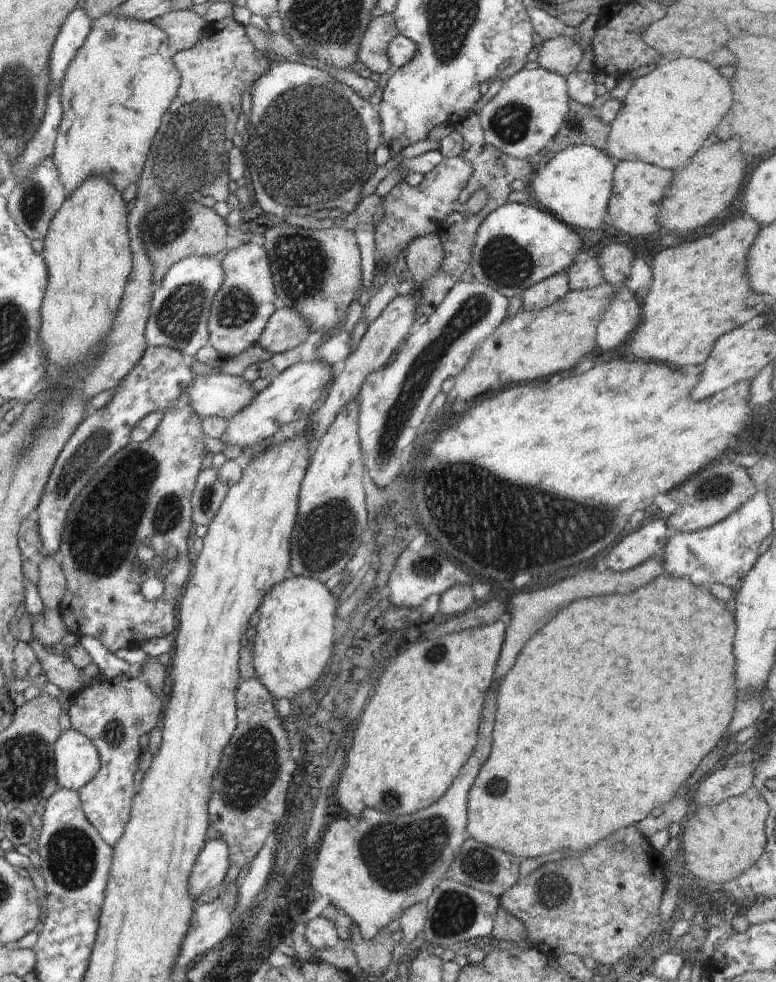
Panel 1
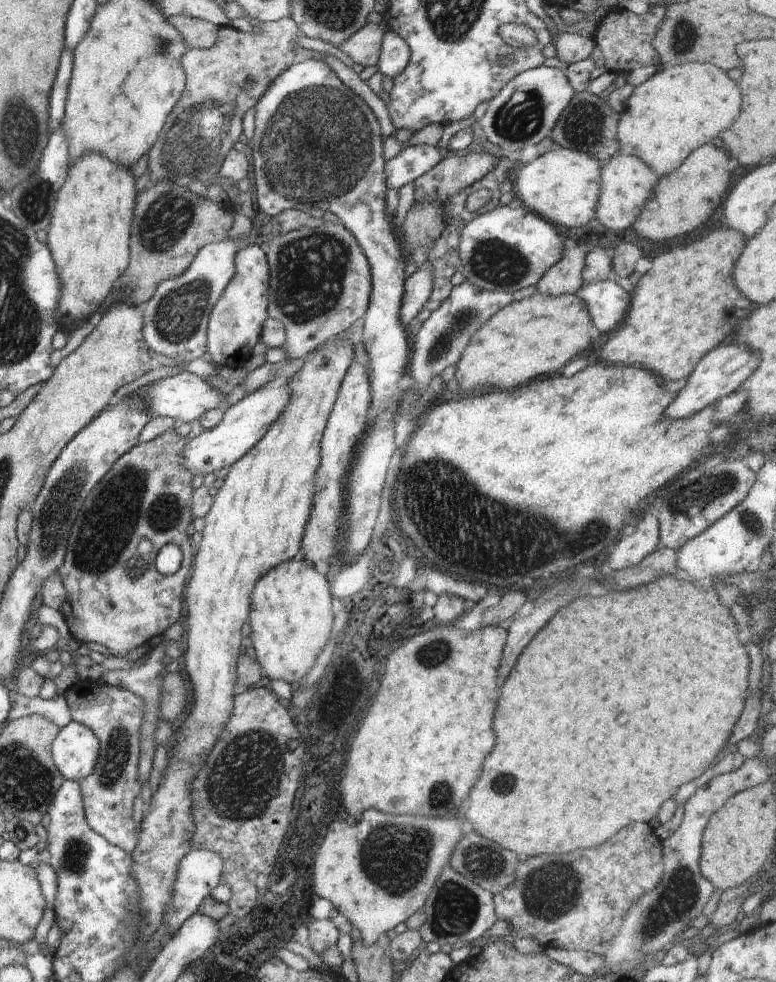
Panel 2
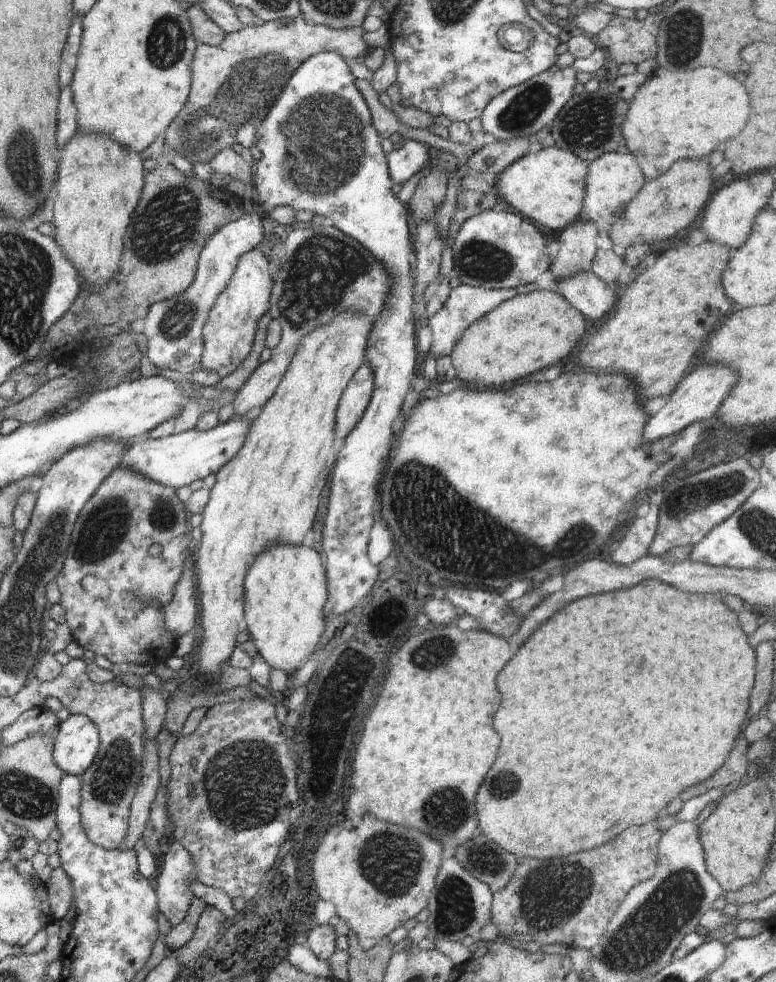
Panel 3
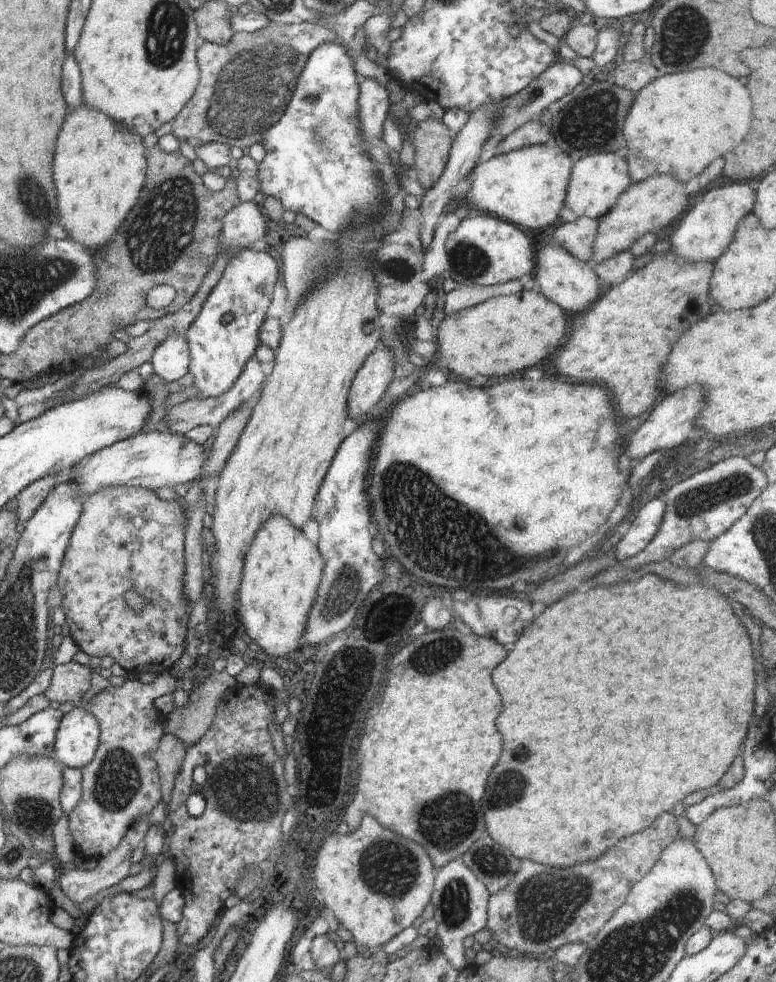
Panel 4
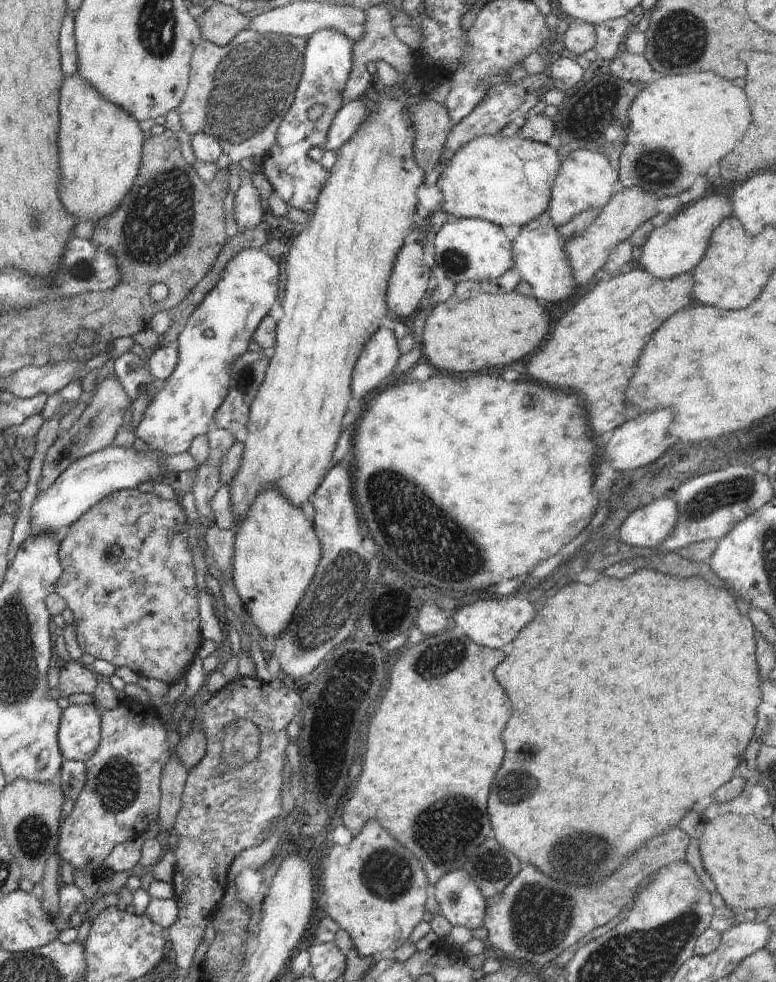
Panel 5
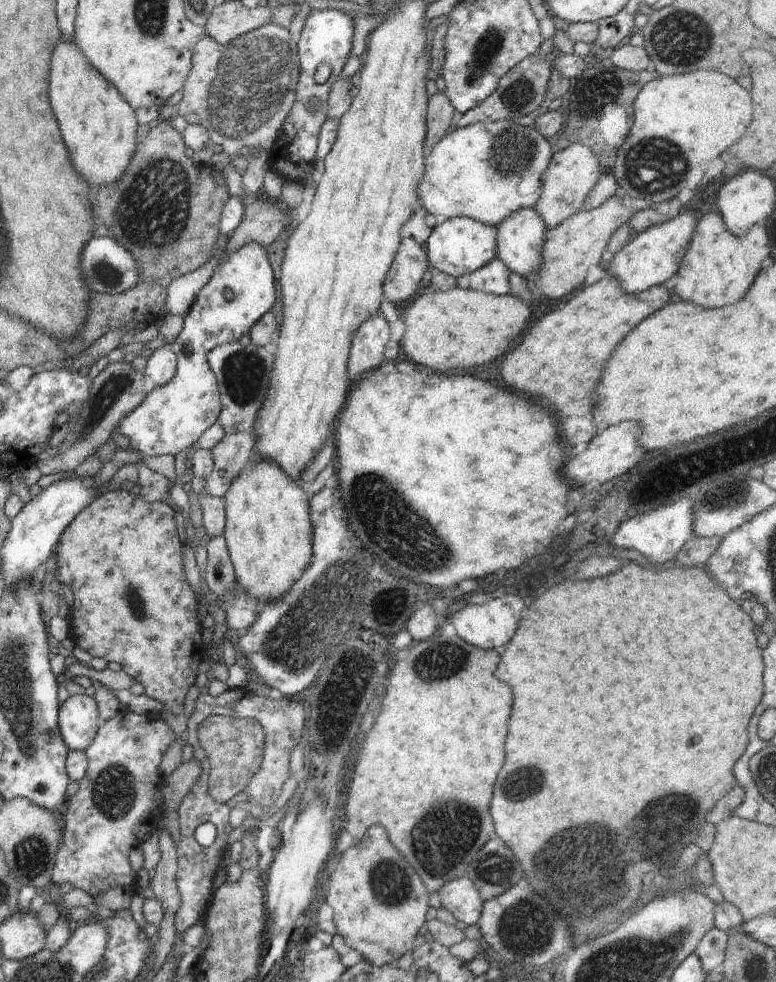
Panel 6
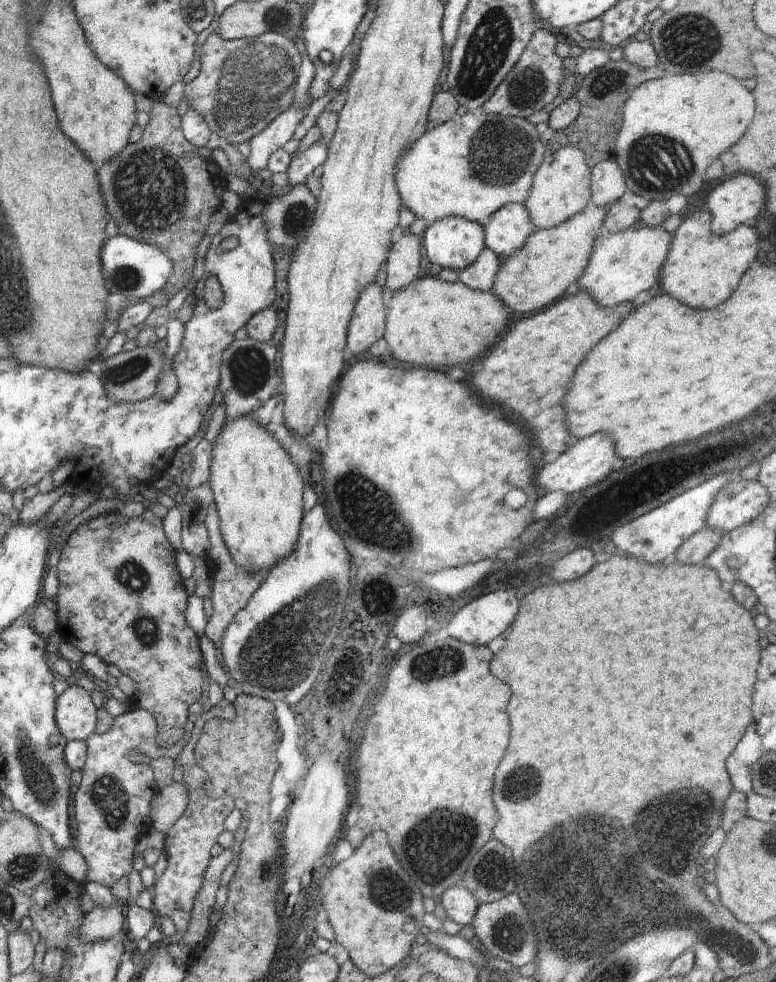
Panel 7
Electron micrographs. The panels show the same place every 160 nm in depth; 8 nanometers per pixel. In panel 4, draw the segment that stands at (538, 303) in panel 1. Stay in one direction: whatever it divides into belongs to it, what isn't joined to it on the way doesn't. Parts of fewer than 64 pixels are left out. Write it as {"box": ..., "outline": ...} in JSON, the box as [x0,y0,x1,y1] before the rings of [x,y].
{"box":[554,217,599,263],"outline":[[[578,217],[577,220],[563,223],[554,232],[556,244],[564,247],[572,256],[591,263],[593,258],[593,246],[599,221],[590,217]]]}

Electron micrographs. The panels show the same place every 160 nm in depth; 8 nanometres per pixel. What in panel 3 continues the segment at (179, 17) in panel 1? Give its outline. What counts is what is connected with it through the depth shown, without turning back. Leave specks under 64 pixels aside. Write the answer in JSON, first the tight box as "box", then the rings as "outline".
{"box":[185,3,225,47],"outline":[[[198,3],[185,6],[185,11],[198,45],[215,47],[224,40],[225,32],[211,18],[208,18],[207,14],[204,14]]]}

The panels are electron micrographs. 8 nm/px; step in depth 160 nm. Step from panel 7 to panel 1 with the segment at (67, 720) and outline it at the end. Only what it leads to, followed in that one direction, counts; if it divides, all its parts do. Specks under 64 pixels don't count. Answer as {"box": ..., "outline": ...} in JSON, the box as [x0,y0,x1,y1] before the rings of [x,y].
{"box":[55,729,100,792],"outline":[[[74,729],[62,732],[56,739],[55,775],[62,789],[78,792],[100,770],[100,759],[91,739]]]}

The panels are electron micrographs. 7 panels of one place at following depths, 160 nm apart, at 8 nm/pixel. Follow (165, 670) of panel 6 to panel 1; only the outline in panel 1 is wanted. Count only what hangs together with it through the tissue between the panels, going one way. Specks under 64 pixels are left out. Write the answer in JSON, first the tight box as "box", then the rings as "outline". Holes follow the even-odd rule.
{"box":[58,391,206,653],"outline":[[[182,391],[169,409],[162,413],[160,424],[147,441],[129,442],[92,475],[71,502],[61,534],[58,557],[67,580],[67,591],[62,599],[63,606],[59,608],[60,613],[65,617],[70,633],[78,637],[93,636],[111,653],[118,652],[120,648],[140,648],[143,642],[151,638],[172,635],[176,630],[176,602],[182,600],[183,589],[193,568],[188,559],[194,531],[191,492],[202,470],[206,439],[201,427],[203,418],[191,407],[188,391]],[[146,538],[150,538],[150,547],[154,549],[157,559],[166,562],[164,556],[169,546],[173,546],[177,552],[174,563],[164,572],[162,598],[152,601],[146,600],[140,591],[145,572],[141,564],[136,566],[136,550]]]}

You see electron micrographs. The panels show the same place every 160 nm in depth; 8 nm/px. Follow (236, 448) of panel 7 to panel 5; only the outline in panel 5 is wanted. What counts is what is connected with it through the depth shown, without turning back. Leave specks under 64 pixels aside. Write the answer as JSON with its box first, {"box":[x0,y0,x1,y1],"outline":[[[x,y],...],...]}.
{"box":[232,488,321,638],"outline":[[[266,488],[256,496],[250,506],[250,512],[244,516],[242,522],[235,524],[234,555],[232,560],[233,580],[236,592],[244,604],[243,608],[250,618],[257,636],[272,636],[278,638],[286,632],[288,622],[296,610],[296,604],[302,600],[304,592],[308,590],[312,578],[318,568],[321,552],[318,538],[316,537],[313,522],[310,522],[301,507],[294,506],[278,488]]]}

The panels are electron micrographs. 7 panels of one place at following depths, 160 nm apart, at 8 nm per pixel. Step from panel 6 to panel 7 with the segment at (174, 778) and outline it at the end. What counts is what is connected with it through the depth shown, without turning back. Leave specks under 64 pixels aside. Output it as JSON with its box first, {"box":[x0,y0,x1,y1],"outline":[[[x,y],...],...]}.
{"box":[150,781,188,836],"outline":[[[182,781],[173,782],[170,786],[159,789],[150,802],[152,828],[166,836],[174,822],[184,815],[187,805],[188,790]]]}

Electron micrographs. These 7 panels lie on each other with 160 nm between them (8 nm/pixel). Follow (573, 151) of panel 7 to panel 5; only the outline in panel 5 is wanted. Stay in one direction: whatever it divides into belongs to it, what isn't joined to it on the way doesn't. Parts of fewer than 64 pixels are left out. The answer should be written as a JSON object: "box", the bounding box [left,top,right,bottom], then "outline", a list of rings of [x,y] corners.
{"box":[547,150,619,226],"outline":[[[591,150],[569,152],[552,187],[550,206],[547,210],[552,220],[560,226],[570,222],[576,215],[588,209],[600,209],[613,197],[615,182],[619,173],[610,165],[610,159],[602,153]]]}

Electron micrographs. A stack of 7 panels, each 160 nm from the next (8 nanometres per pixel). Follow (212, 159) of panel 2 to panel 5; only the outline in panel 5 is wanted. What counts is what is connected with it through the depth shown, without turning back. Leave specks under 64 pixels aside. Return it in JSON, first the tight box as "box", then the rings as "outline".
{"box":[176,29,307,163],"outline":[[[250,29],[241,30],[224,48],[203,39],[193,52],[187,93],[176,110],[184,130],[190,136],[198,133],[213,136],[234,163],[267,153],[275,145],[280,122],[294,102],[303,71],[306,45],[307,38],[304,37],[259,33]]]}

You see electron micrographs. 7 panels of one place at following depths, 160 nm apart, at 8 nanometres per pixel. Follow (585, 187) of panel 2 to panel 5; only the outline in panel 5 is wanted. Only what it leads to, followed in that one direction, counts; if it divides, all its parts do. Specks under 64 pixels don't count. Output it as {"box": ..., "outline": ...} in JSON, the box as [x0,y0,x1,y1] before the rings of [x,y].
{"box":[436,134,560,227],"outline":[[[496,134],[475,138],[453,154],[447,169],[438,177],[436,185],[444,194],[438,210],[447,212],[452,219],[472,217],[487,220],[501,227],[523,227],[549,209],[552,187],[560,167],[558,150],[547,143],[531,141],[518,134],[511,137]]]}

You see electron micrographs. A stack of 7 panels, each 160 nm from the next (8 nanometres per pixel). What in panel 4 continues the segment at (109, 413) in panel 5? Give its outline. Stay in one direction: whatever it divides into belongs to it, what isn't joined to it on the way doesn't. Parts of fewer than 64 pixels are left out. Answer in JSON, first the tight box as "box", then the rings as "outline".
{"box":[15,470,69,522],"outline":[[[69,470],[60,471],[58,474],[45,476],[21,490],[17,496],[18,504],[15,509],[17,520],[26,522],[50,494],[53,486],[65,481],[69,476]]]}

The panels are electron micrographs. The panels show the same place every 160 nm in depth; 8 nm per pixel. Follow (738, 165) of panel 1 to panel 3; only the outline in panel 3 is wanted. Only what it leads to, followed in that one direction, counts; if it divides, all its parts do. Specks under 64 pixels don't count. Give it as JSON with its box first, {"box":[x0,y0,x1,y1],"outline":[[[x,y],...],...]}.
{"box":[603,158,717,247],"outline":[[[704,158],[677,160],[662,176],[647,179],[618,220],[603,232],[614,244],[625,247],[644,244],[656,246],[662,240],[684,236],[699,222],[702,210],[717,186],[710,164]]]}

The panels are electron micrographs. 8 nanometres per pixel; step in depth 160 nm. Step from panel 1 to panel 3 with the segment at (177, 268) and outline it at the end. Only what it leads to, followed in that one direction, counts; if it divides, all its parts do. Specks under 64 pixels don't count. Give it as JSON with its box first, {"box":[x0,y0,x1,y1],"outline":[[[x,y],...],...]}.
{"box":[143,213,263,378],"outline":[[[250,213],[243,214],[242,218],[217,230],[202,249],[194,280],[187,290],[148,307],[143,330],[148,340],[145,355],[154,366],[178,370],[187,378],[202,368],[203,326],[209,317],[210,309],[232,278],[239,258],[262,242],[263,224],[263,219],[256,213]]]}

